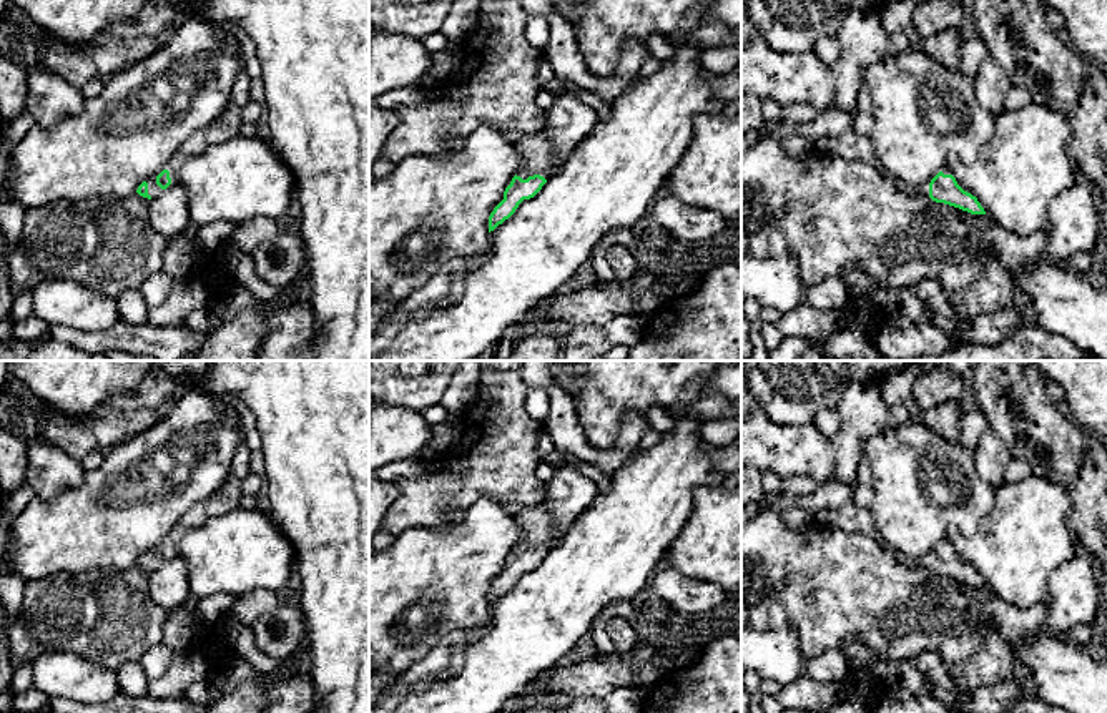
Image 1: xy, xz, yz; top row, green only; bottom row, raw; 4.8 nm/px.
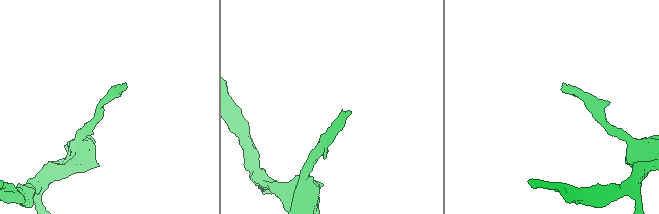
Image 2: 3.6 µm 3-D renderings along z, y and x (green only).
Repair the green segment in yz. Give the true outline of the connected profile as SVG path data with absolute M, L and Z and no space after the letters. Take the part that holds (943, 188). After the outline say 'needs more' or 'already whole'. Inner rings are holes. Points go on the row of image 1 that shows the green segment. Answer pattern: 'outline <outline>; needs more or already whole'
outline M854 128L836 136L821 138L813 145L813 148L826 155L838 155L844 160L871 163L903 193L924 194L936 203L944 203L971 214L986 214L977 198L964 191L952 175L944 175L939 171L931 181L926 181L921 186L909 186L904 181L891 176L878 160L869 138L866 135L858 135Z; needs more

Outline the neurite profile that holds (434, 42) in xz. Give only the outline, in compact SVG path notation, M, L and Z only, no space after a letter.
M430 33L421 38L422 45L430 52L440 52L440 50L449 50L452 47L460 47L462 40L457 43L452 43L444 33Z

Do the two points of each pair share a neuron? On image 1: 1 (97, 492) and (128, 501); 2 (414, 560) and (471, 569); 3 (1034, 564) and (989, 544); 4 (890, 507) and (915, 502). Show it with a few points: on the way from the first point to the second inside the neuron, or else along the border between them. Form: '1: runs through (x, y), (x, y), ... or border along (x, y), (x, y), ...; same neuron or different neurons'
1: runs through (105, 501), (120, 501); same neuron
2: runs through (428, 569), (457, 569); same neuron
3: runs through (1023, 552), (1019, 549), (1001, 549); same neuron
4: runs through (896, 507), (908, 507); same neuron

